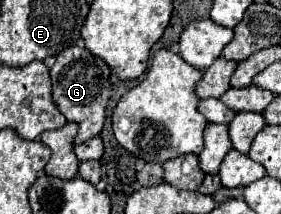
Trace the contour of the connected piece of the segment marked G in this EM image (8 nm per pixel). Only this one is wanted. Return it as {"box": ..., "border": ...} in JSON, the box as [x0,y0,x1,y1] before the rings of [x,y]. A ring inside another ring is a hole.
{"box":[50,45,112,143],"border":[[[74,45],[70,49],[64,49],[56,63],[50,69],[52,79],[52,99],[56,101],[56,107],[64,113],[68,123],[78,123],[78,133],[74,137],[74,143],[86,143],[88,139],[96,137],[104,125],[106,117],[106,103],[112,93],[112,75],[110,67],[106,63],[90,57],[84,47]]]}

